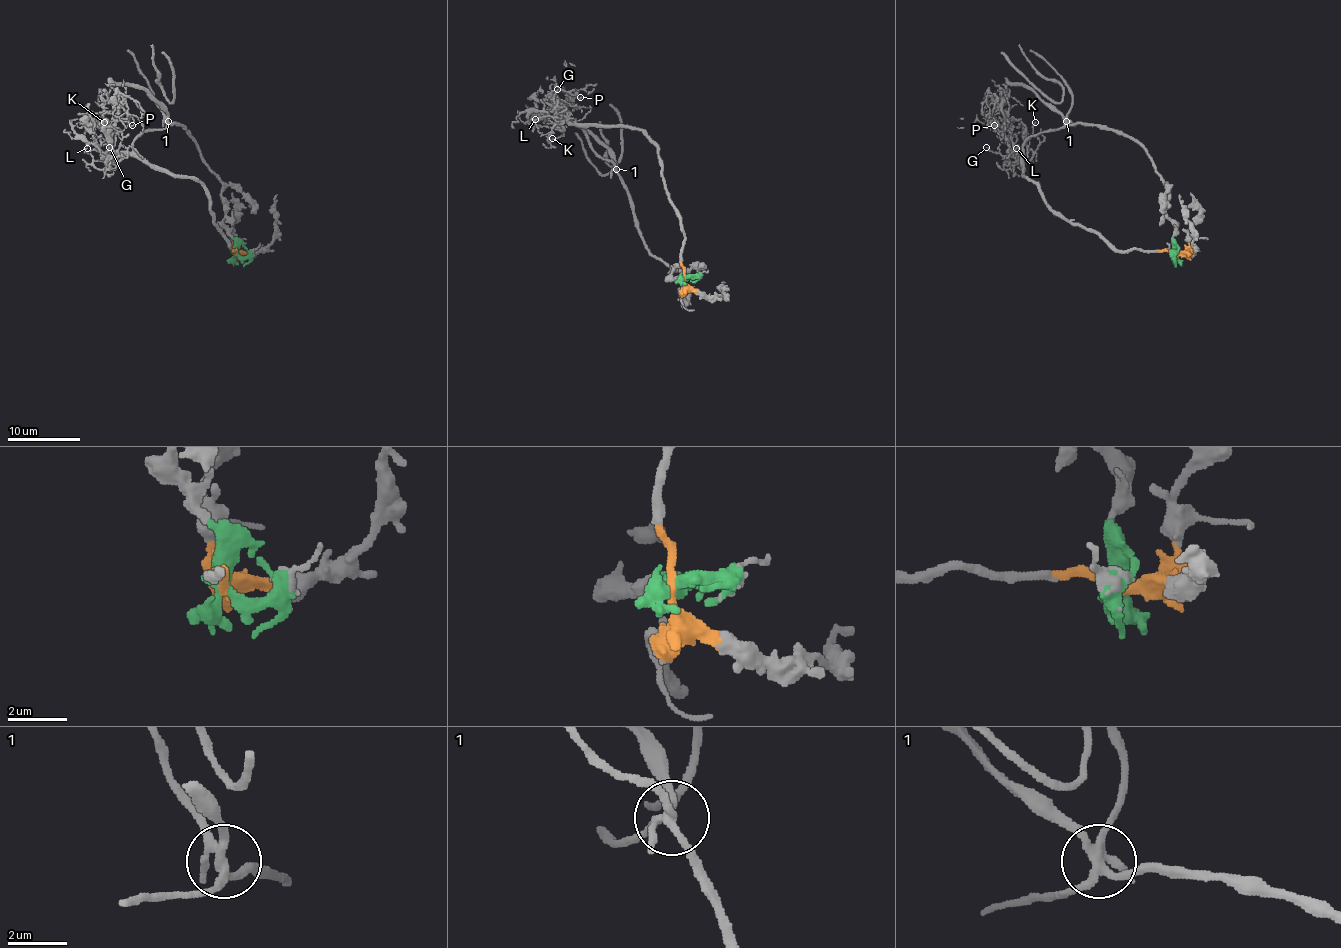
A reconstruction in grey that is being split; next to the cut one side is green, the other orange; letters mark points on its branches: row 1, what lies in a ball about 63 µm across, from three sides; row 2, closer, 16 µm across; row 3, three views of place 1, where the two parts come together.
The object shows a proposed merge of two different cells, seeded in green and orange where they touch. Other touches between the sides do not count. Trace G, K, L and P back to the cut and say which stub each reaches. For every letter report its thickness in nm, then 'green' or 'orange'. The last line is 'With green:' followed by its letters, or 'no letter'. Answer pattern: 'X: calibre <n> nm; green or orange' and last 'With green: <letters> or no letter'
G: calibre 120 nm; orange
K: calibre 110 nm; orange
L: calibre 130 nm; orange
P: calibre 130 nm; green
With green: P

